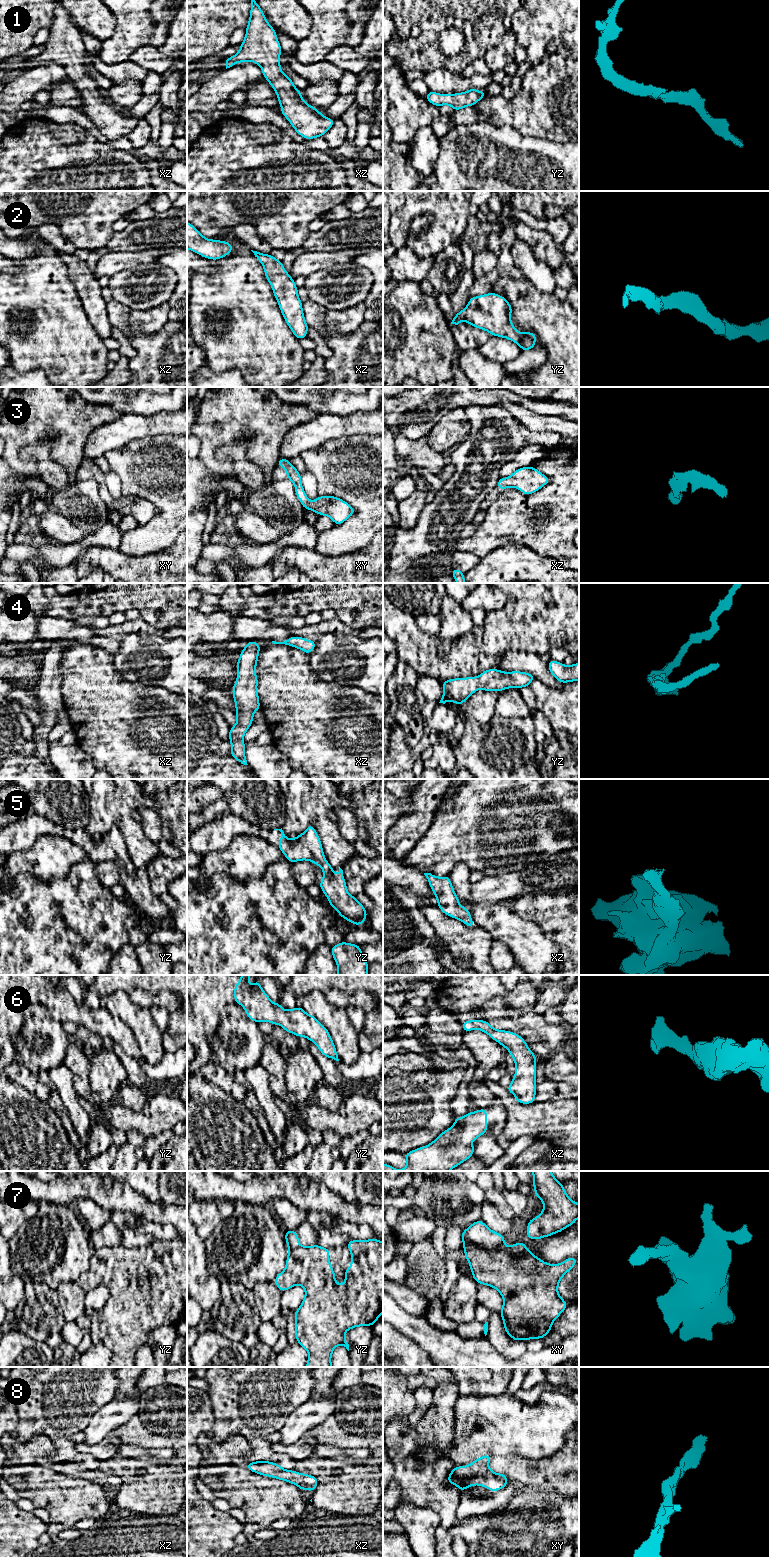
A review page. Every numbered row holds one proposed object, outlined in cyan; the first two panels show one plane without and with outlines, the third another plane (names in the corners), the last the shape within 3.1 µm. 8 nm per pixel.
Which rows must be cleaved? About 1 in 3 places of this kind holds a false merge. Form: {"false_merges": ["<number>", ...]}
{"false_merges": ["7"]}

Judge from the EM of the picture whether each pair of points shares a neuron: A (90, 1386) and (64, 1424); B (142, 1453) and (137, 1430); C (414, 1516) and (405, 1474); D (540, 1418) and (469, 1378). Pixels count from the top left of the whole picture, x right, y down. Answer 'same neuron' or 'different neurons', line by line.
A: same neuron
B: different neurons
C: different neurons
D: different neurons

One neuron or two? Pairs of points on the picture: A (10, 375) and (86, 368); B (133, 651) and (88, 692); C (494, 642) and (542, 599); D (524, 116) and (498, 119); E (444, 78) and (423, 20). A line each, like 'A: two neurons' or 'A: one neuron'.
A: two neurons
B: two neurons
C: one neuron
D: one neuron
E: two neurons

